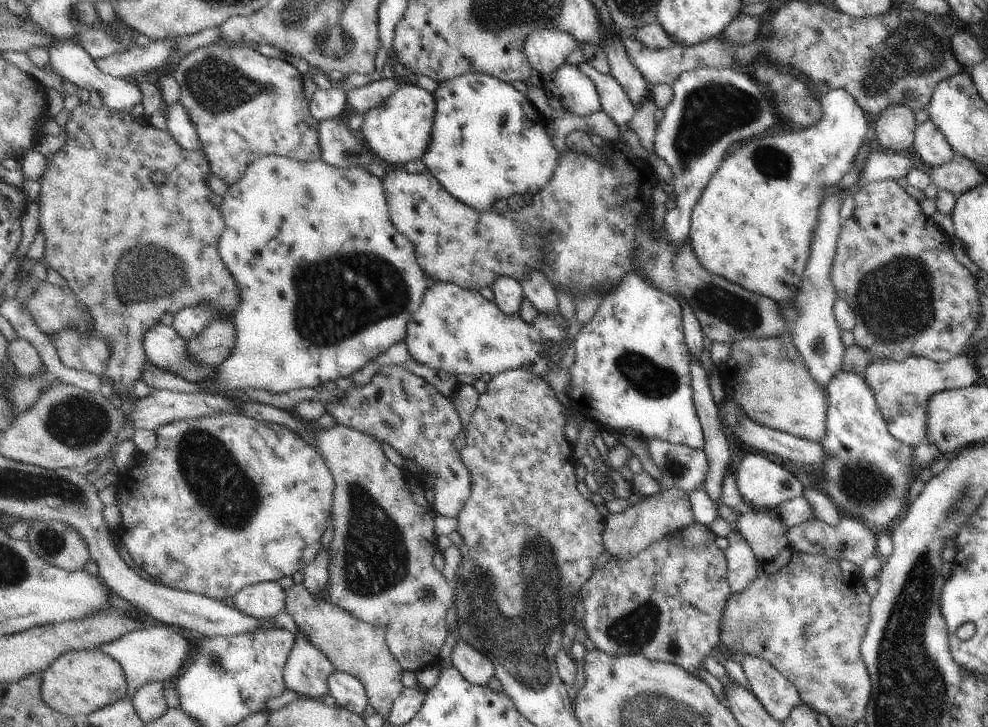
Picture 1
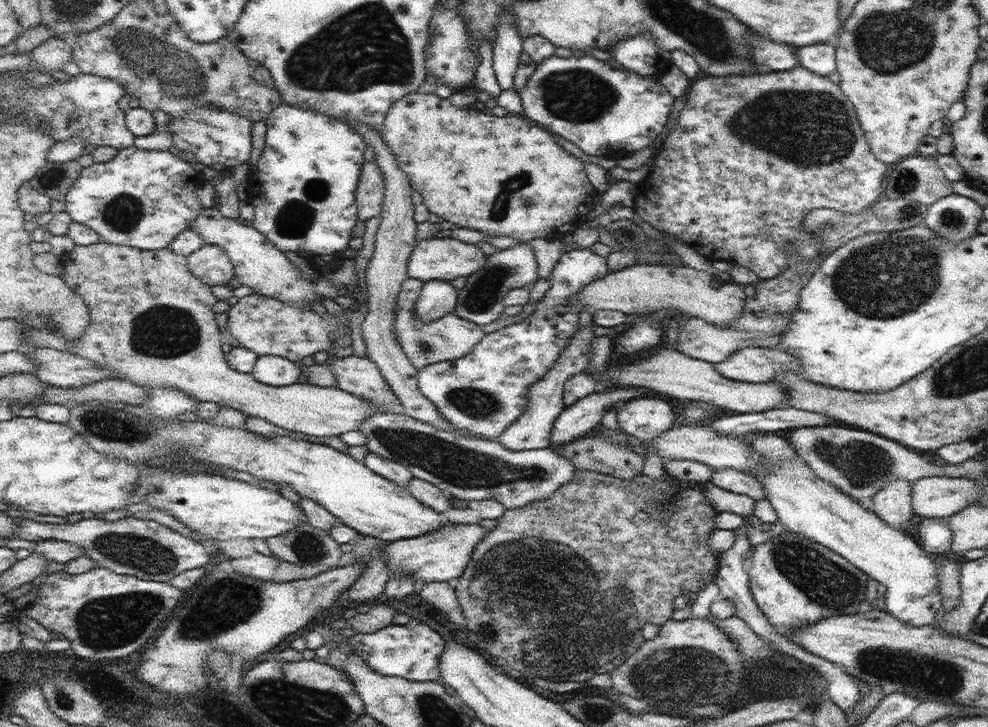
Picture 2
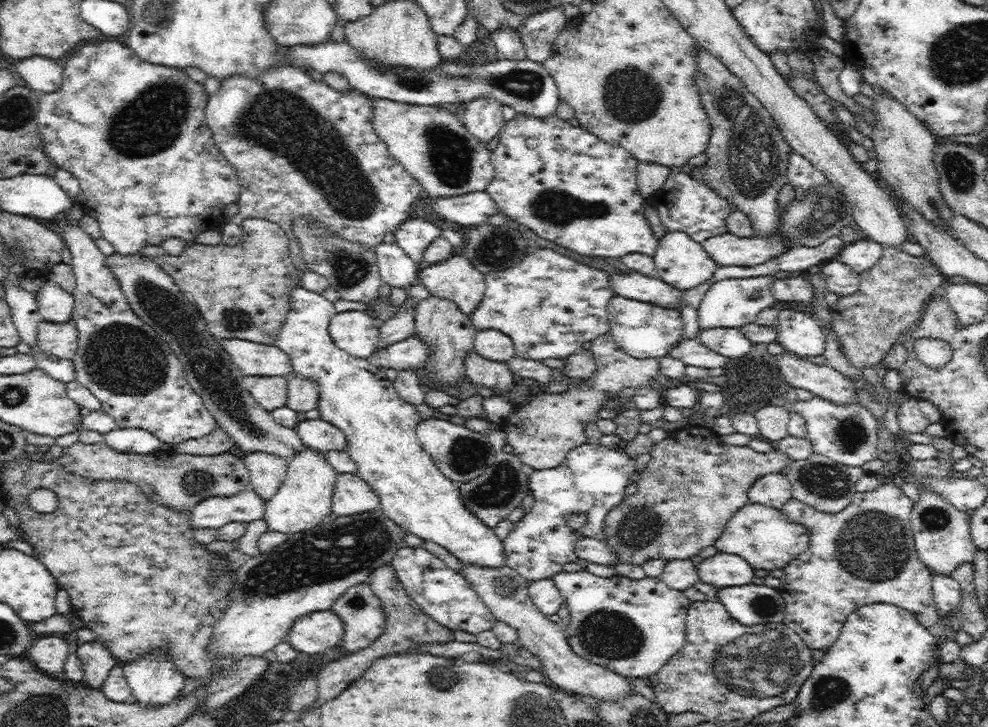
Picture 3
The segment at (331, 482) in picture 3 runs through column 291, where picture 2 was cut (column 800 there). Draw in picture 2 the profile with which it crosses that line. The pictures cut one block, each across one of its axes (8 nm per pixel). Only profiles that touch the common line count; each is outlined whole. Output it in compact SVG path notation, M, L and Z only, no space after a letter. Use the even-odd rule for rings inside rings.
M755 432L753 450L771 460L765 476L753 476L763 484L767 500L777 512L777 522L783 524L787 532L805 534L819 546L843 556L865 572L867 578L871 576L875 582L883 584L887 588L883 594L885 610L897 620L913 626L933 624L935 614L943 608L939 562L935 564L935 560L931 560L911 536L903 534L901 528L891 528L875 512L863 510L851 496L845 496L839 488L815 476L813 470L795 456L789 442Z

